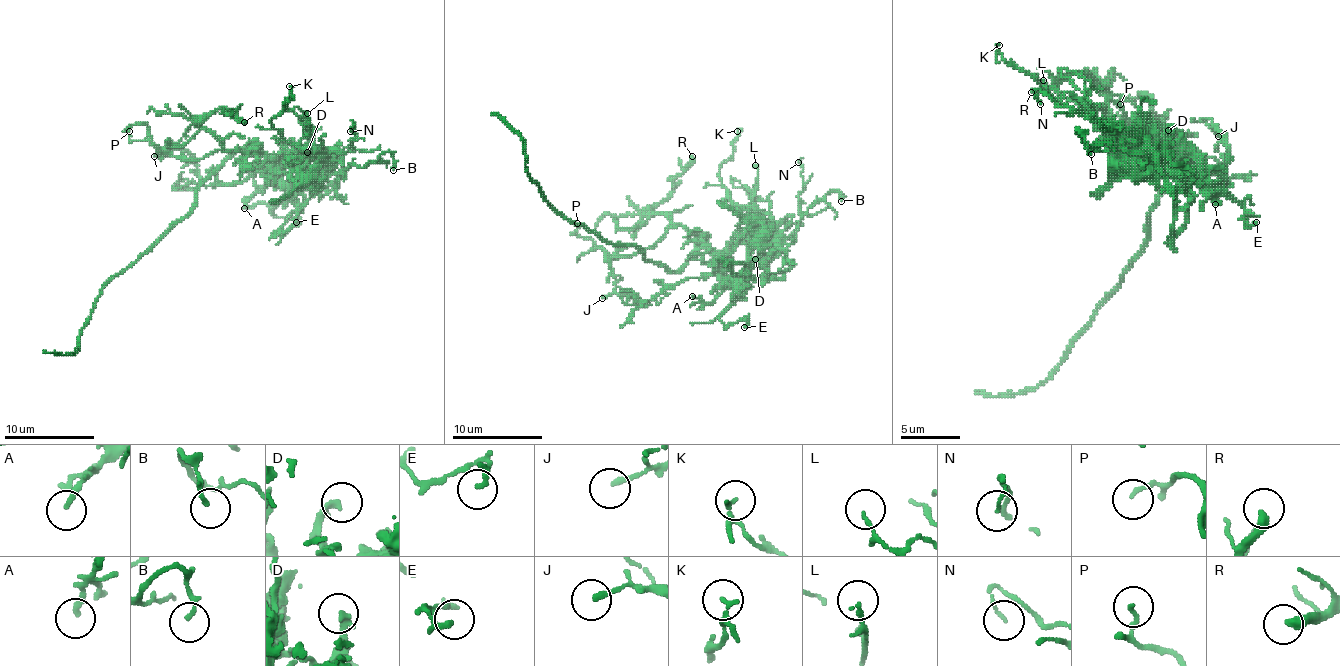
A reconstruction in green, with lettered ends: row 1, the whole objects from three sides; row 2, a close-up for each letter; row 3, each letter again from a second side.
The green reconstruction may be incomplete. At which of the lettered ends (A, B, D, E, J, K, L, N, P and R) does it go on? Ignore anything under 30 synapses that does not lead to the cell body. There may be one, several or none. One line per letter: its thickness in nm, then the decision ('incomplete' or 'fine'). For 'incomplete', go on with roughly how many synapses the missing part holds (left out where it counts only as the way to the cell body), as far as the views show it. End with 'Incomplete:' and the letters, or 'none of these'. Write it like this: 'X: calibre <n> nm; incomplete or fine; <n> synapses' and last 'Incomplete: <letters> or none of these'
A: calibre 200 nm; fine
B: calibre 140 nm; fine
D: calibre 240 nm; fine
E: calibre 200 nm; fine
J: calibre 200 nm; fine
K: calibre 130 nm; fine
L: calibre 90 nm; fine
N: calibre 110 nm; fine
P: calibre 150 nm; fine
R: calibre 340 nm; fine
Incomplete: none of these

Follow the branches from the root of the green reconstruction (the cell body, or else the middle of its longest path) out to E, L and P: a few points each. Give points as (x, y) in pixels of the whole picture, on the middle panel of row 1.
E: (645, 257), (679, 271), (706, 248), (735, 289), (719, 318), (749, 318), (744, 327)
L: (645, 257), (679, 271), (701, 248), (724, 250), (749, 223), (749, 203), (758, 183), (755, 165)
P: (645, 257), (676, 271), (697, 239), (681, 226), (672, 226), (647, 248), (606, 255), (577, 232), (577, 223)

